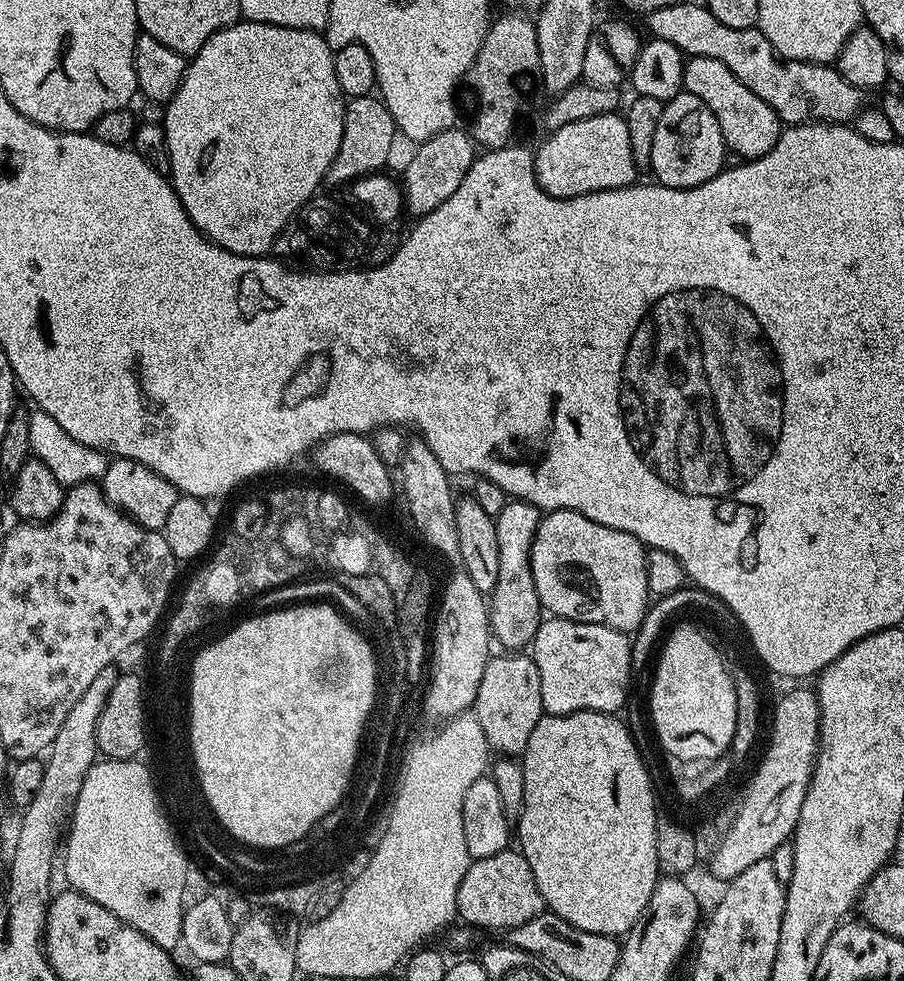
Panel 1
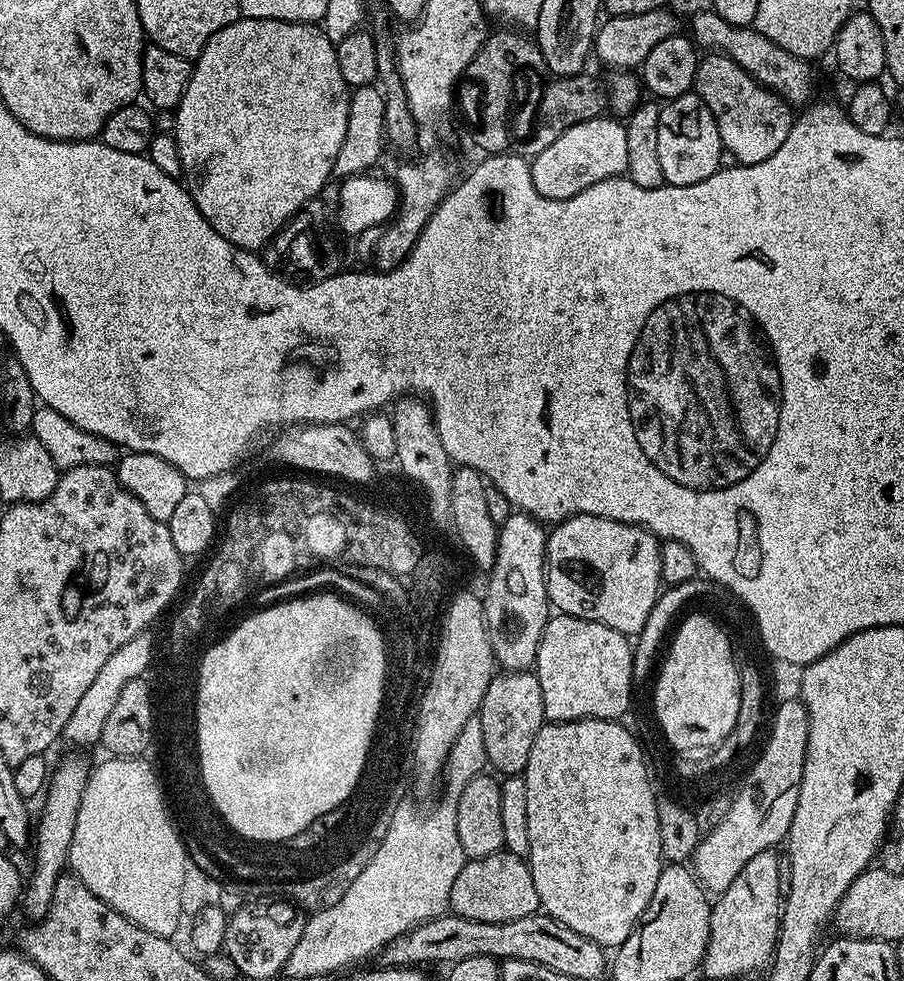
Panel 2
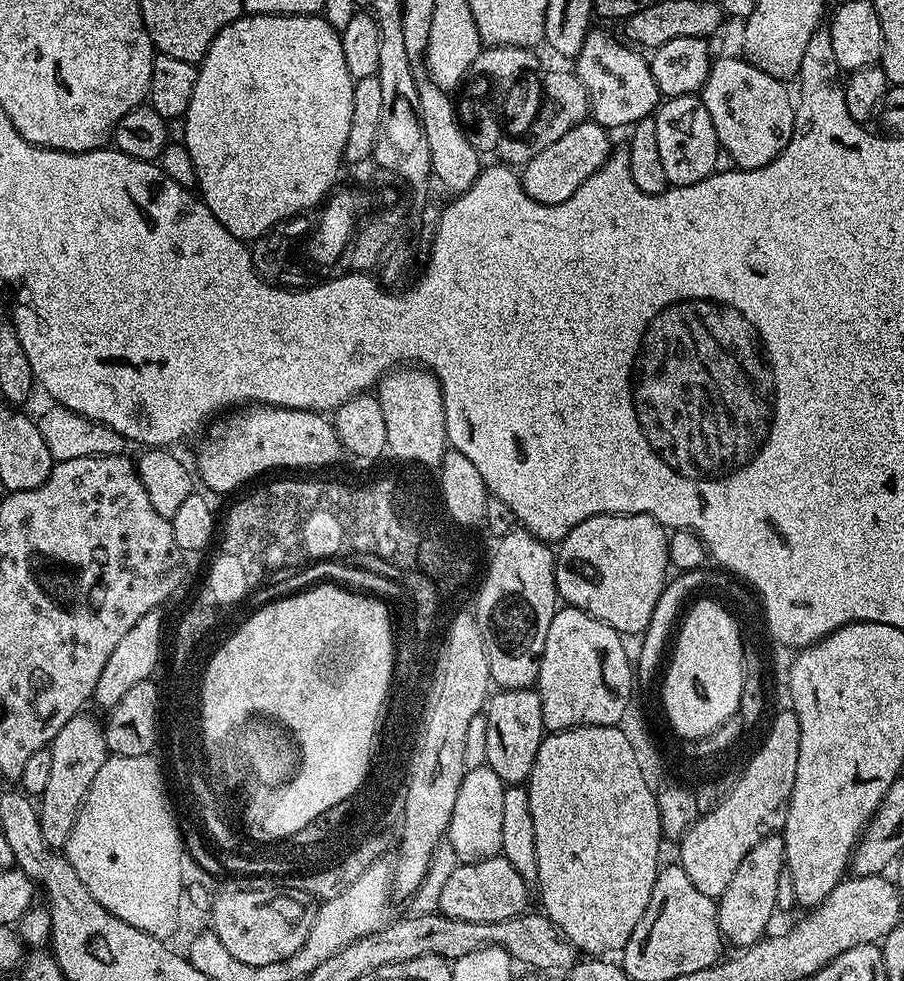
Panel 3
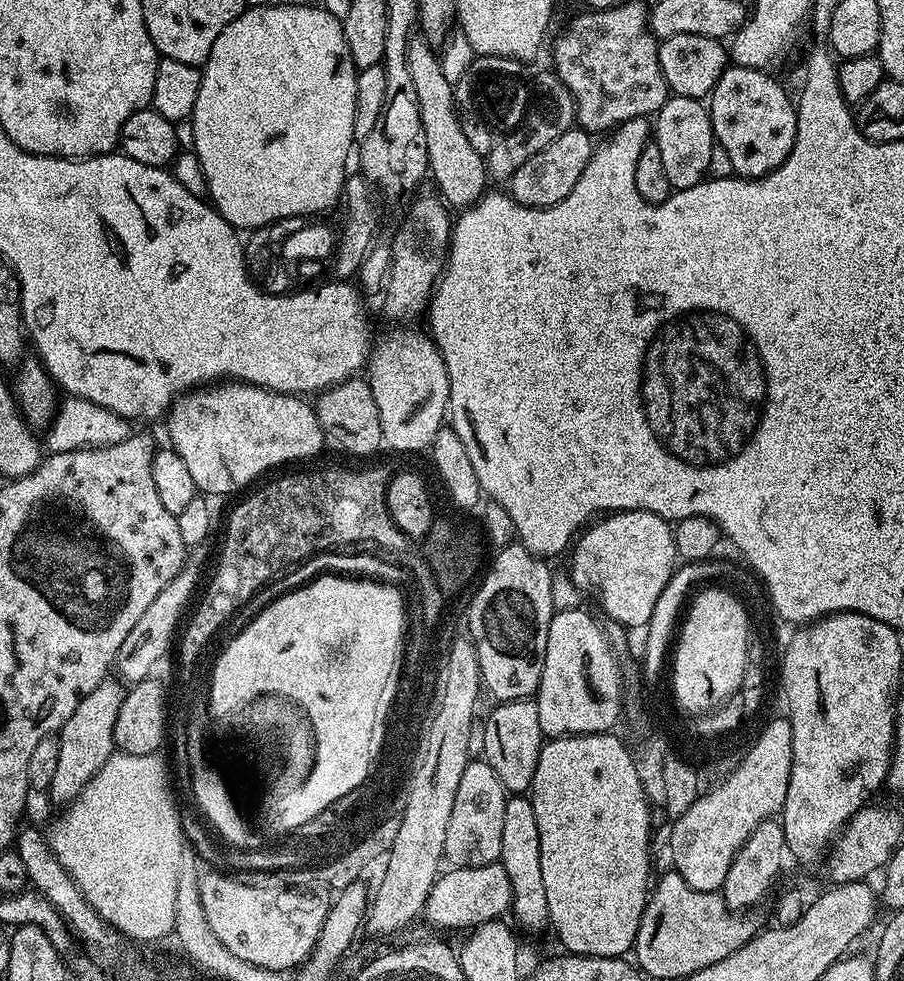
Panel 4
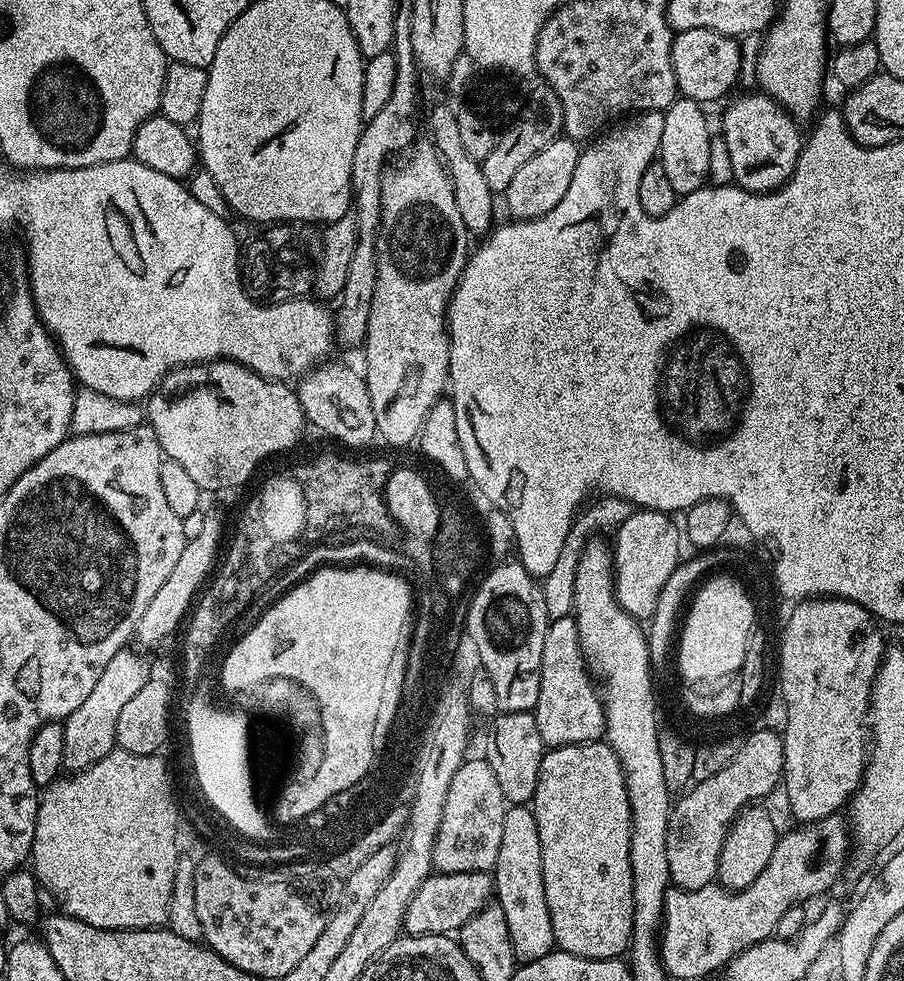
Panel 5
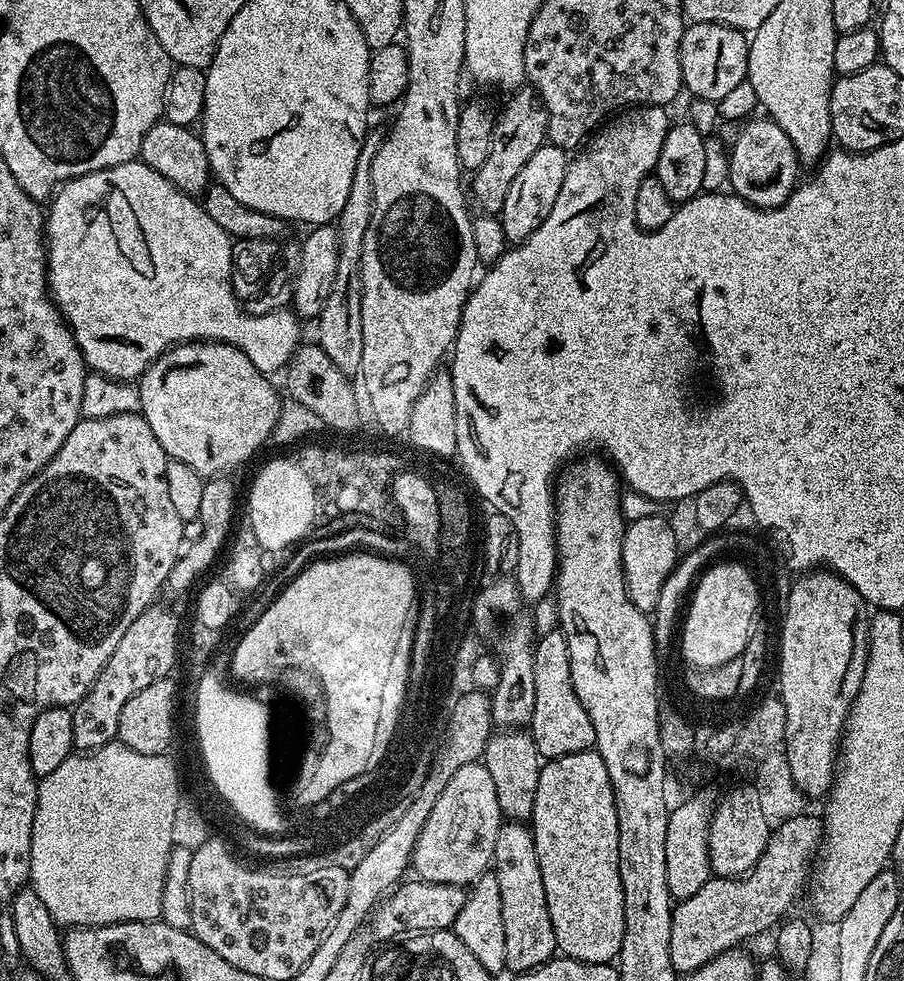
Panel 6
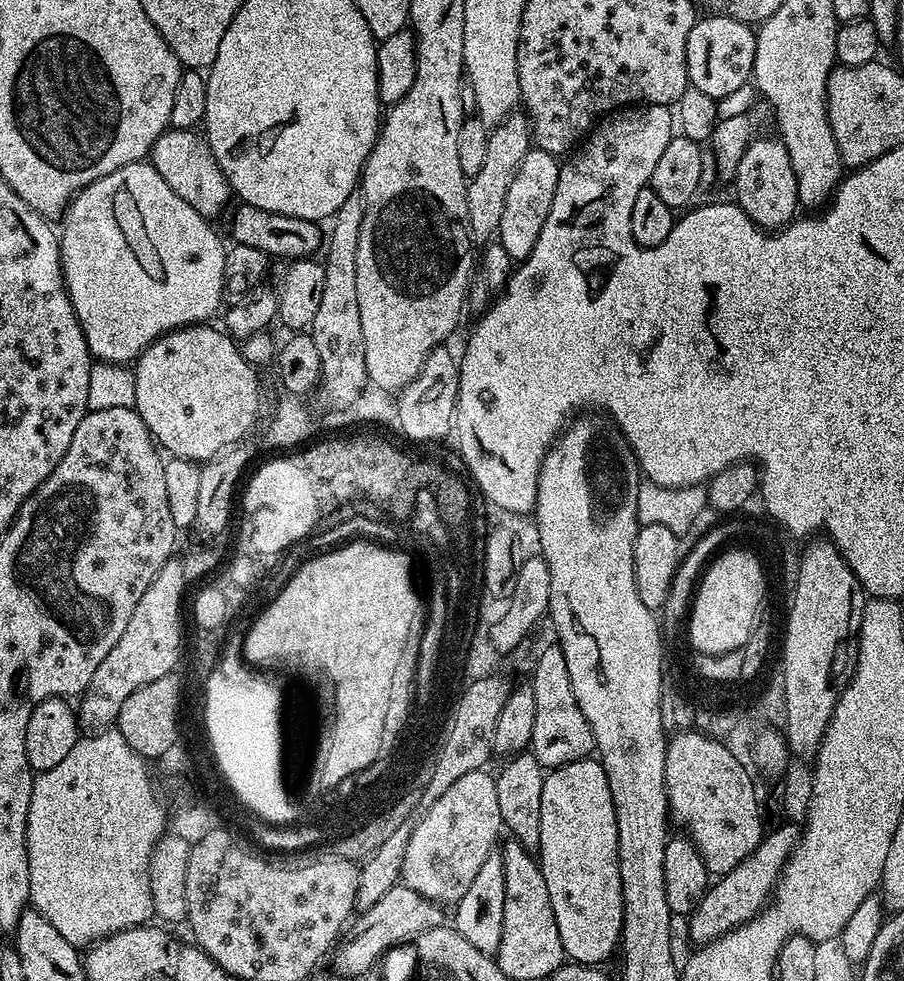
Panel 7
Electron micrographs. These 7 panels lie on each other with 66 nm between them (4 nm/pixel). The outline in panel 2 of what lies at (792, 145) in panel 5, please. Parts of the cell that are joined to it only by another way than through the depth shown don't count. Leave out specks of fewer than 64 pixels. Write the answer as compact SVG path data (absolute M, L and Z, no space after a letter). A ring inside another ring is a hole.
M705 55L696 68L694 91L714 114L723 151L727 155L729 152L737 165L766 162L766 158L770 158L770 154L786 142L794 119L793 105L783 100L777 92L759 84L730 57Z

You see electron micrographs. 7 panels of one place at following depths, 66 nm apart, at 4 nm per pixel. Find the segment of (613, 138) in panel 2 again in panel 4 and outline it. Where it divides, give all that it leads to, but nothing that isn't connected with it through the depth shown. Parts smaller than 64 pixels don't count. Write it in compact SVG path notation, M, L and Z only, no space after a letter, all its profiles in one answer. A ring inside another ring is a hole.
M583 130L558 134L558 138L554 138L546 150L538 150L538 154L526 158L526 162L518 166L510 181L512 199L525 204L527 208L549 208L562 202L562 198L574 190L574 182L578 182L582 170L586 170L590 162L594 151L592 140L593 137Z

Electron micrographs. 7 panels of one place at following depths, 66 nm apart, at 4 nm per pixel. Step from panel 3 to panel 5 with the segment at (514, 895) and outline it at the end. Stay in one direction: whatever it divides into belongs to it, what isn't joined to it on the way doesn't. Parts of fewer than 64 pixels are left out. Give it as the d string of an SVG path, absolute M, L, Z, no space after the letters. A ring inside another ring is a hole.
M436 872L418 886L402 925L410 936L447 936L459 933L460 927L474 918L493 899L492 877L486 872Z

